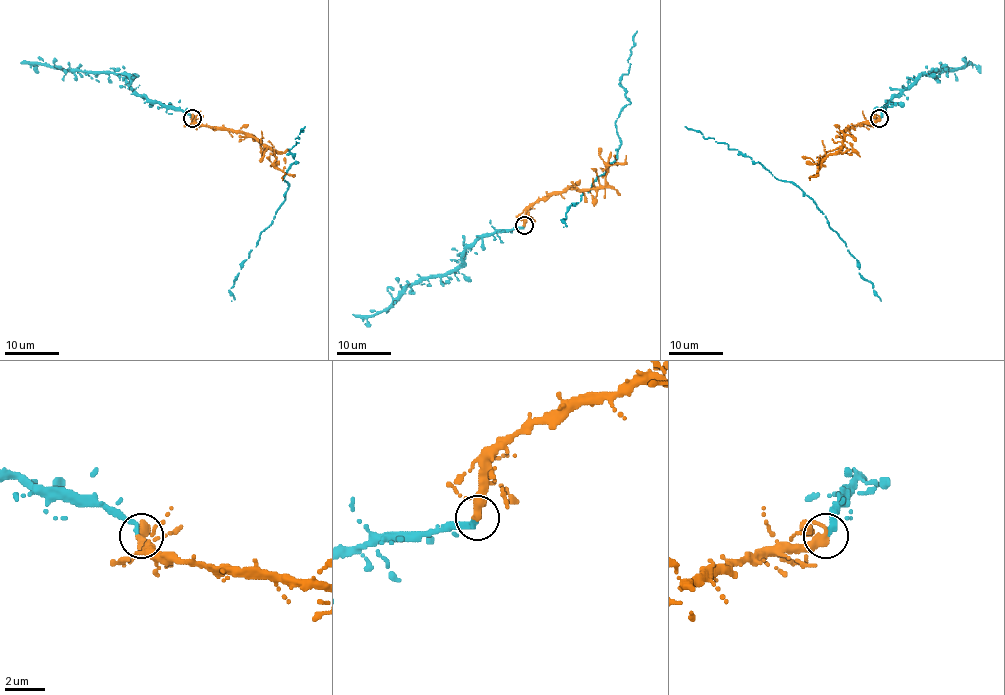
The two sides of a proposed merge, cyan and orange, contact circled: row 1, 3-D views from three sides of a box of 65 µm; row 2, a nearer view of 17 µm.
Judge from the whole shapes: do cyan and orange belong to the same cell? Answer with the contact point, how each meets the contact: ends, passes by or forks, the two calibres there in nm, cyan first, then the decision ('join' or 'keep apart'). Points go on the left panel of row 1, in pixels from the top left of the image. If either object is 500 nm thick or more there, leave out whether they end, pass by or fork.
place (192, 118); cyan ends; orange passes by; calibres 320 and 360 nm; join

